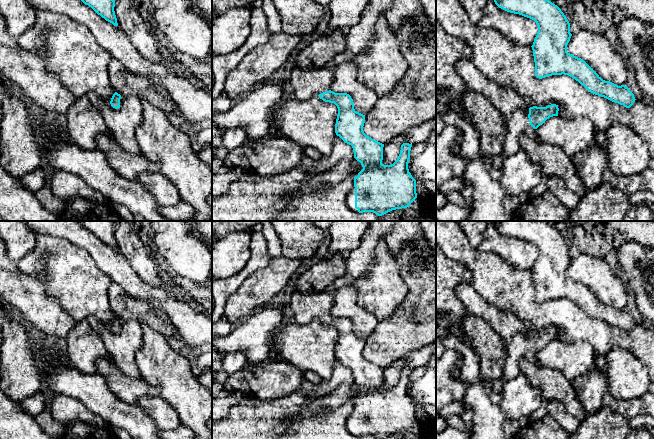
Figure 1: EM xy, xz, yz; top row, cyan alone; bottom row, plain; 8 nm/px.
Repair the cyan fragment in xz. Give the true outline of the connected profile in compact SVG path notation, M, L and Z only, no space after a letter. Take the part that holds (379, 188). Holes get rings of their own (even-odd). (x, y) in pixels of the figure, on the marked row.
M329 67L313 70L294 68L287 73L287 79L292 85L294 98L307 101L313 96L318 96L325 102L334 103L338 108L335 124L335 133L345 143L353 148L354 158L361 163L363 169L354 175L354 186L347 195L346 204L354 212L373 212L382 216L392 210L407 208L417 198L416 180L408 169L412 145L403 143L397 160L391 165L384 165L384 144L367 136L363 131L365 115L354 109L353 99L347 93L335 93L330 90L333 81L333 72Z

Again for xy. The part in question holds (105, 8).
M81 0L85 5L91 7L98 15L104 18L106 21L112 23L114 26L118 26L117 18L115 15L114 0Z

